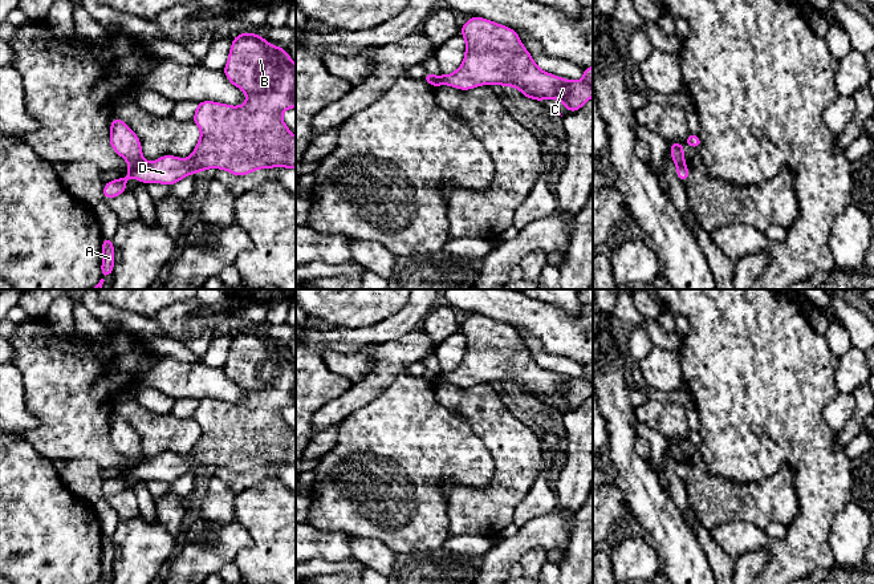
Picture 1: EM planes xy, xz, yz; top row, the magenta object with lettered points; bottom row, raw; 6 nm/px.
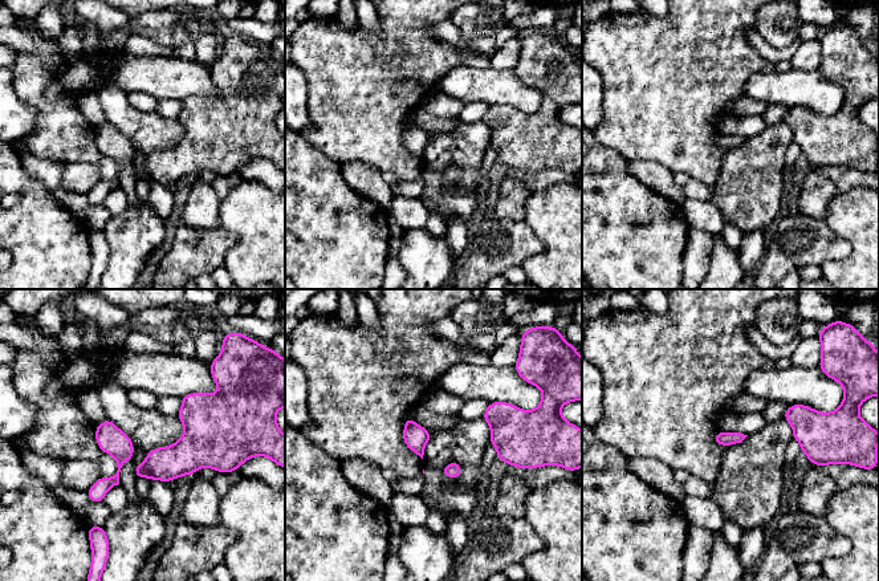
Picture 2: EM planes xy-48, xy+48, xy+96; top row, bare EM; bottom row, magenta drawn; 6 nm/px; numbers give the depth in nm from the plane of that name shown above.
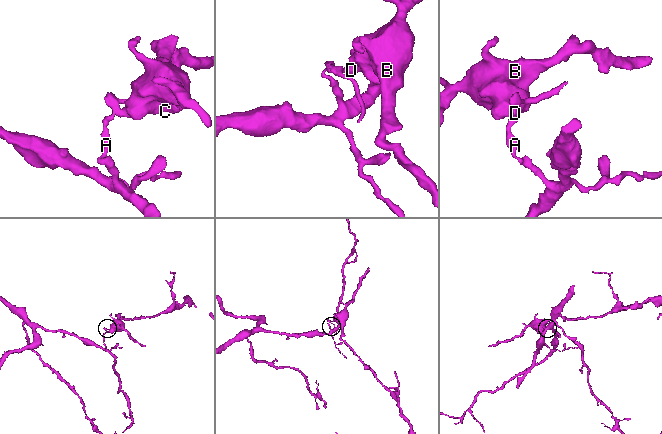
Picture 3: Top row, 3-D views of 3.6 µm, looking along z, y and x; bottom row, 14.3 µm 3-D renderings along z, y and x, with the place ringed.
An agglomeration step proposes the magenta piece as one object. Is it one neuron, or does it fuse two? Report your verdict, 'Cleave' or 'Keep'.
Cleave

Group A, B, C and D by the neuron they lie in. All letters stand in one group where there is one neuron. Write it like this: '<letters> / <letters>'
A / B C D

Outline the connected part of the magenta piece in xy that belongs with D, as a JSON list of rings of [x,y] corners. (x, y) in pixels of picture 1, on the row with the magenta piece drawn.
[[[244,32],[232,38],[229,56],[223,69],[227,80],[247,96],[241,106],[215,101],[196,102],[192,117],[200,129],[200,138],[187,158],[166,154],[150,163],[142,163],[131,177],[146,183],[174,186],[180,179],[208,169],[221,169],[235,177],[259,169],[296,169],[296,135],[282,121],[286,109],[296,108],[296,64],[285,48],[269,44],[264,37]]]

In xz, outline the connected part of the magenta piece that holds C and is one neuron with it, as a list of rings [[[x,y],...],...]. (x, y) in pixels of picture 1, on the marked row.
[[[471,16],[460,27],[466,40],[462,65],[451,74],[440,74],[434,88],[450,85],[471,90],[480,85],[515,86],[525,98],[561,101],[574,113],[593,97],[593,66],[584,68],[581,81],[570,81],[540,69],[517,32],[509,27]]]

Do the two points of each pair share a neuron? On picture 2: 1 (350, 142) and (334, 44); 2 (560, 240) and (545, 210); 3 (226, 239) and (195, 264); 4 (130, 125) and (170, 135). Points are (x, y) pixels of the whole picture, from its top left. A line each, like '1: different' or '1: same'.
1: same
2: same
3: same
4: same

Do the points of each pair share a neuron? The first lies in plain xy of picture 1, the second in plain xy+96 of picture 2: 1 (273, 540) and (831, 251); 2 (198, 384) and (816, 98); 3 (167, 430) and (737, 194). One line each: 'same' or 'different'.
1: different
2: same
3: same

